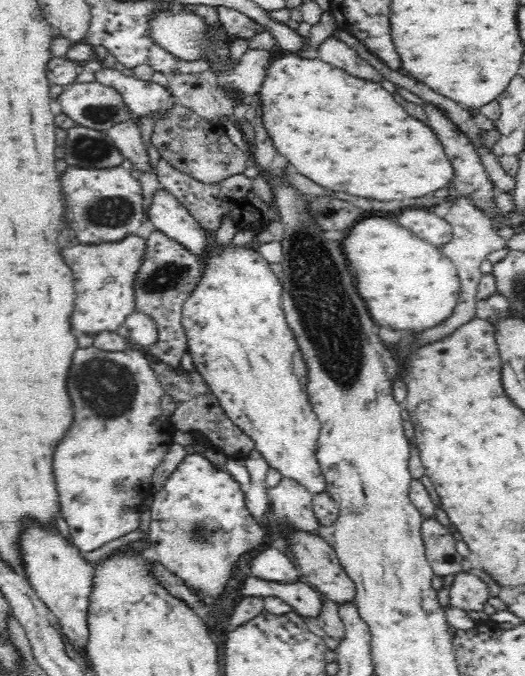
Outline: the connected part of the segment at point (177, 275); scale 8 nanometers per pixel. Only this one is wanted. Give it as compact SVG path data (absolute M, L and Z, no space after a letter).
M152 231L146 240L146 264L142 264L142 272L138 272L138 282L134 282L134 294L136 294L136 310L149 316L159 330L158 343L152 347L146 347L149 356L155 356L159 361L170 364L173 368L181 366L184 353L187 352L187 337L181 324L183 304L188 296L197 288L203 274L204 264L198 256L188 252L181 244L168 238L163 232Z

